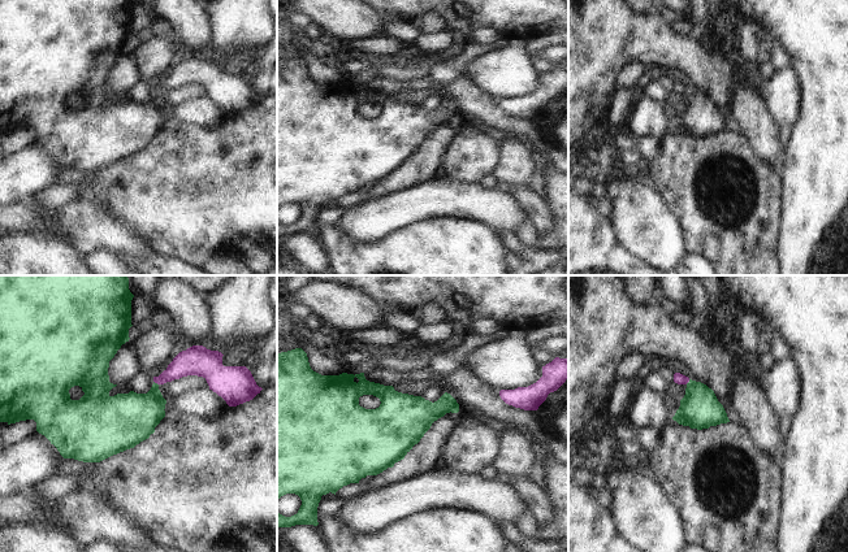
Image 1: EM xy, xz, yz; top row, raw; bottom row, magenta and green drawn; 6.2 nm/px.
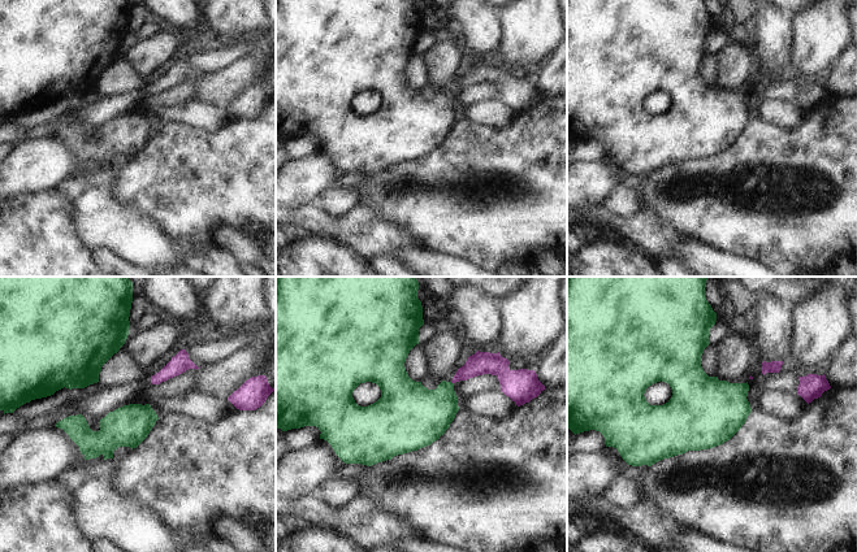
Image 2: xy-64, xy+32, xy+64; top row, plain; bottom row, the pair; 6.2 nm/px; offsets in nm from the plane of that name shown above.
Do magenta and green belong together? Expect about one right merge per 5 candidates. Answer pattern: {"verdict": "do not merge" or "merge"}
{"verdict": "do not merge"}

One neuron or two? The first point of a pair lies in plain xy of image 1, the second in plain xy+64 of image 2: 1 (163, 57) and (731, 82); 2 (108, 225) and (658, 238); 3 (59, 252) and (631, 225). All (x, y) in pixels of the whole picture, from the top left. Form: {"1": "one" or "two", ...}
{"1": "one", "2": "one", "3": "two"}

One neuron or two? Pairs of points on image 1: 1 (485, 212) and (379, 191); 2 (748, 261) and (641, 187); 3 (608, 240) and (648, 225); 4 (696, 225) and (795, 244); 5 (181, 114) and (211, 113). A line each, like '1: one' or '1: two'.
1: two
2: two
3: two
4: two
5: one

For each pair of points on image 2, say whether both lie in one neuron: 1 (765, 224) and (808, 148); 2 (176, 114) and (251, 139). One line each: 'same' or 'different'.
1: same
2: different

